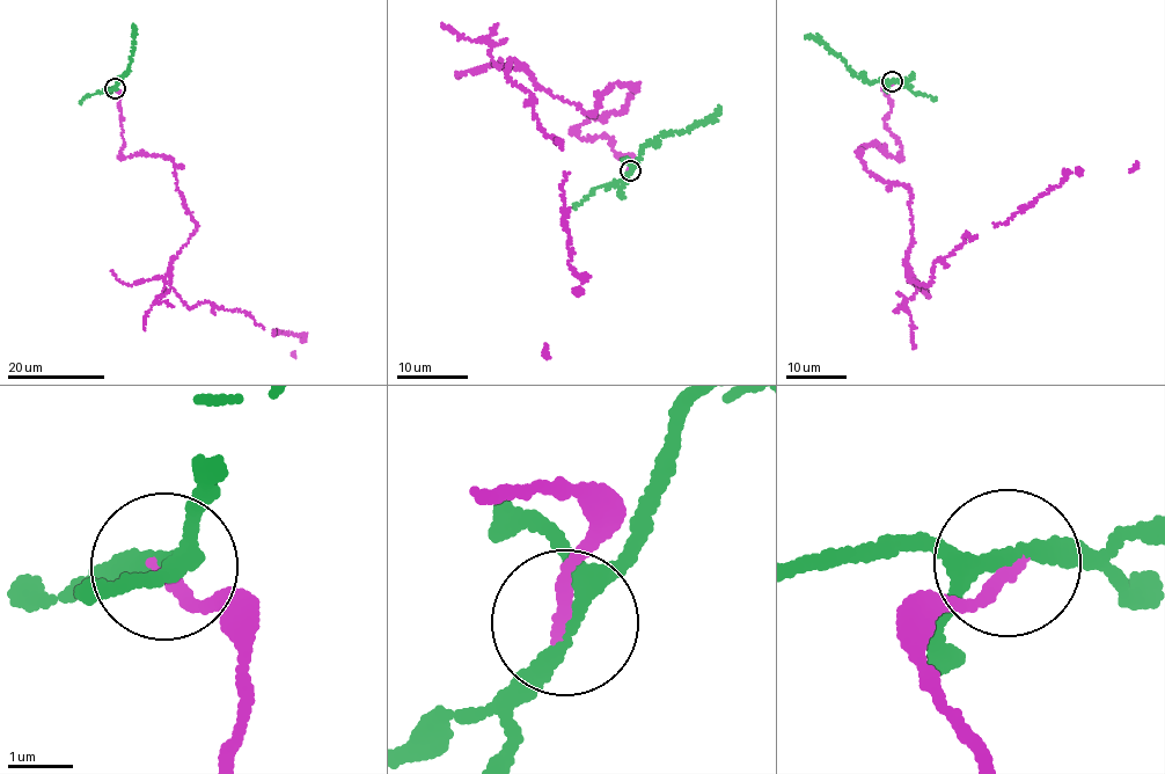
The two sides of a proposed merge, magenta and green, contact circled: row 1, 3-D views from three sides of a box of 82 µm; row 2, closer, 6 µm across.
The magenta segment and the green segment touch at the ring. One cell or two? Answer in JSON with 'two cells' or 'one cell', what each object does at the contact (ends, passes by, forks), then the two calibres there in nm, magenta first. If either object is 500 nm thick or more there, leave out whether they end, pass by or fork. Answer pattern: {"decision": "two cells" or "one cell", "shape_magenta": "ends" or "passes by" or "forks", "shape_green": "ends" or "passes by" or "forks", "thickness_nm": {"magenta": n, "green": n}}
{"decision": "two cells", "shape_magenta": "ends", "shape_green": "forks", "thickness_nm": {"magenta": 180, "green": 190}}

